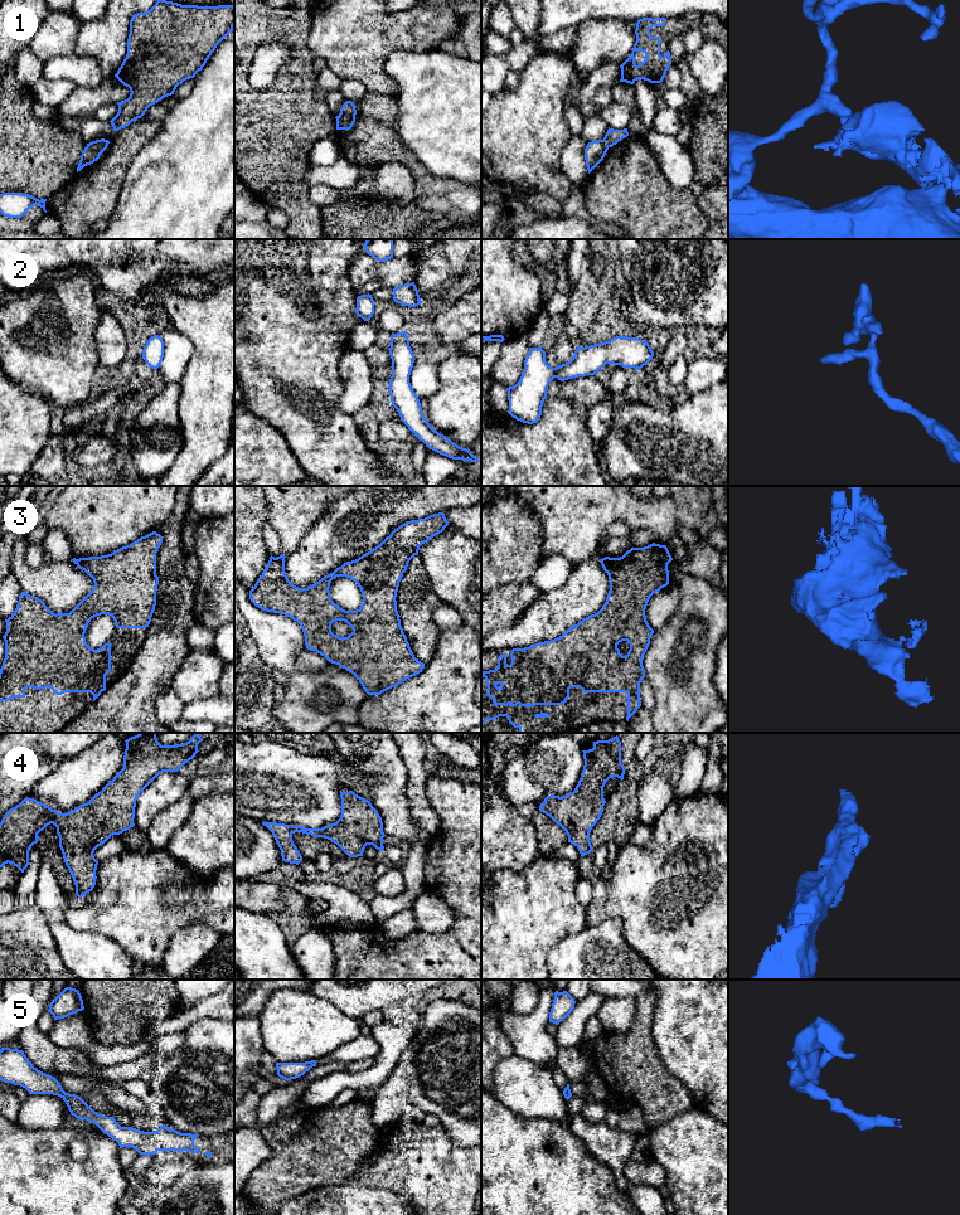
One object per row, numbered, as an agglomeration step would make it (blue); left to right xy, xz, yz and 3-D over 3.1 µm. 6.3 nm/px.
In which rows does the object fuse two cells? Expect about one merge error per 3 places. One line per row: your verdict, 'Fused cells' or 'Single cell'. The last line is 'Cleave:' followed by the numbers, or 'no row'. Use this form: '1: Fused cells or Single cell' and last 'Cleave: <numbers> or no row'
1: Fused cells
2: Single cell
3: Single cell
4: Single cell
5: Single cell
Cleave: 1

